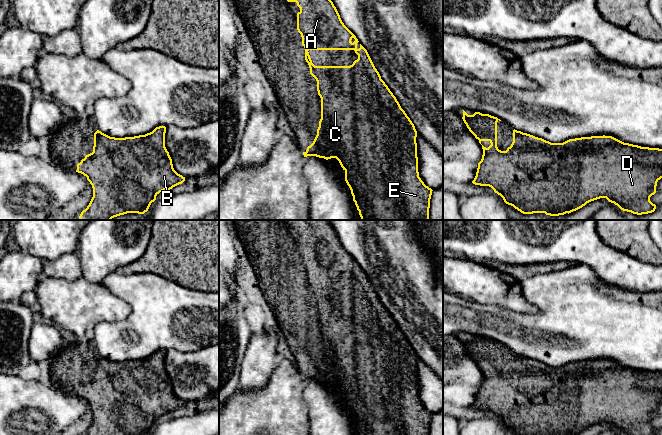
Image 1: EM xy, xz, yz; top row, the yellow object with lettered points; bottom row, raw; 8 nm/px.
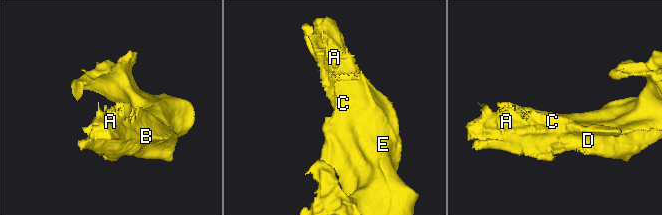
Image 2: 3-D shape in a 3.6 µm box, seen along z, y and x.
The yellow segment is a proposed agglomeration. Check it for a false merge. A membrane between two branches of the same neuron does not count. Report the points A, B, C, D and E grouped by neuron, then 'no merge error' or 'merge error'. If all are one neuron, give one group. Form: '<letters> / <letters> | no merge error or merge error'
A B C D E | no merge error

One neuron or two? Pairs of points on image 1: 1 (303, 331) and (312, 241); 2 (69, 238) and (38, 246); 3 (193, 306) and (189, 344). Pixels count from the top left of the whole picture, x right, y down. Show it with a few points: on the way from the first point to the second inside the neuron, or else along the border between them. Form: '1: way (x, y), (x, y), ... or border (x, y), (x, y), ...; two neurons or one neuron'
1: way (312, 309), (312, 263); one neuron
2: way (61, 238), (46, 238); one neuron
3: way (193, 315), (189, 320), (189, 335); one neuron

